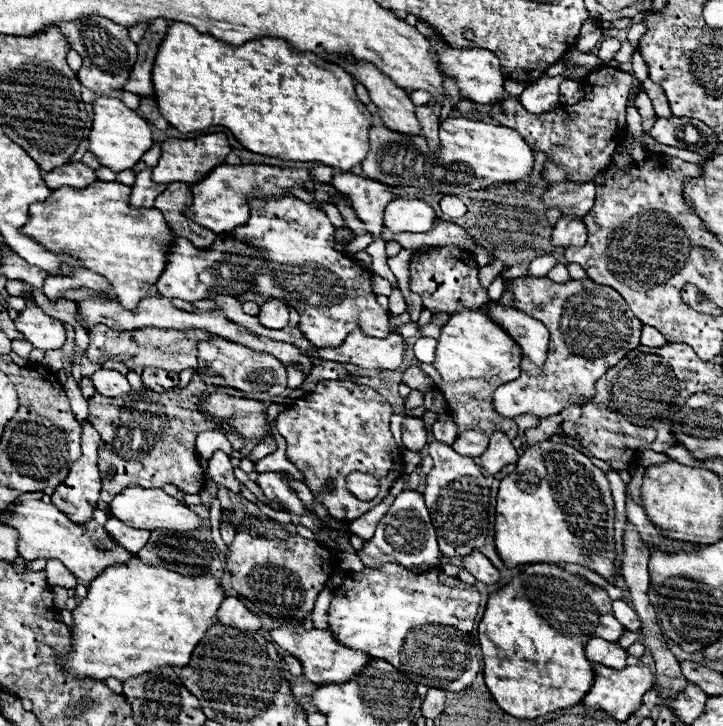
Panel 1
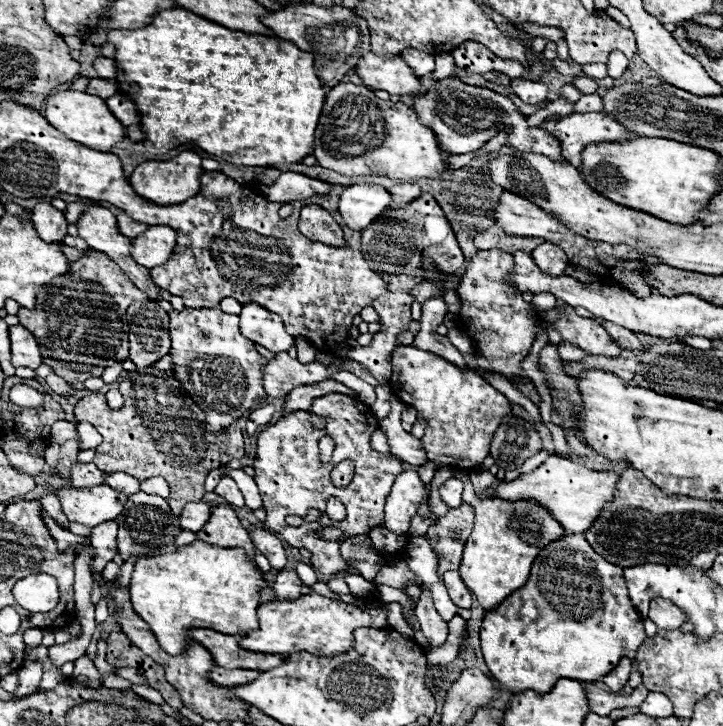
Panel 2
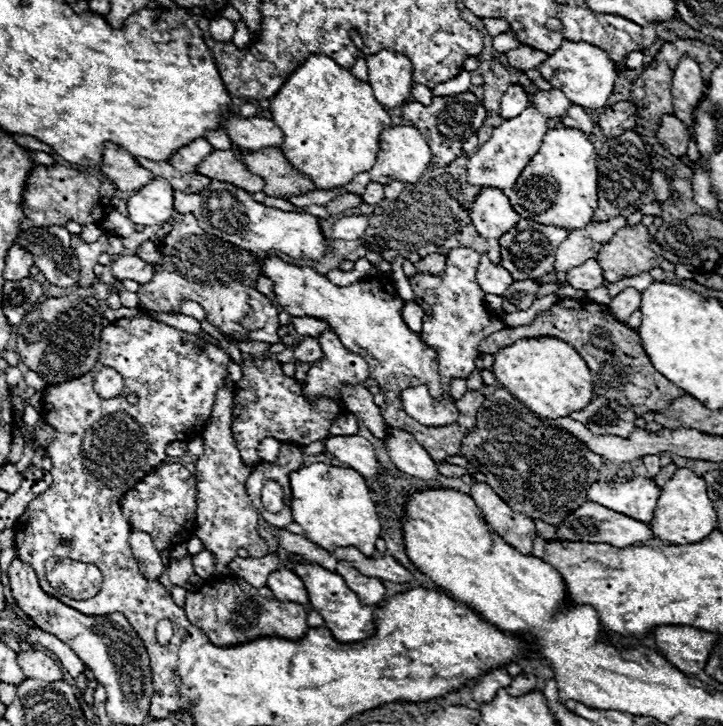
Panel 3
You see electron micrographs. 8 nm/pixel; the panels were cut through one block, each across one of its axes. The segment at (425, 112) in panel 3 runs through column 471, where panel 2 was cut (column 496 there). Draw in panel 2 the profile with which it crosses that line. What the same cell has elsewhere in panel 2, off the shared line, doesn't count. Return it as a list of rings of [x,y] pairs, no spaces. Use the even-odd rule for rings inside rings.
[[[454,76],[442,78],[442,80],[438,80],[434,90],[428,90],[426,94],[416,96],[412,108],[416,110],[422,124],[430,126],[436,132],[436,136],[442,144],[442,150],[446,150],[448,154],[474,152],[484,142],[498,136],[498,132],[510,130],[508,140],[514,146],[514,152],[546,154],[548,158],[564,162],[564,156],[560,152],[560,142],[546,128],[528,126],[526,116],[522,112],[518,112],[516,104],[508,96],[502,96],[494,90],[464,84]]]

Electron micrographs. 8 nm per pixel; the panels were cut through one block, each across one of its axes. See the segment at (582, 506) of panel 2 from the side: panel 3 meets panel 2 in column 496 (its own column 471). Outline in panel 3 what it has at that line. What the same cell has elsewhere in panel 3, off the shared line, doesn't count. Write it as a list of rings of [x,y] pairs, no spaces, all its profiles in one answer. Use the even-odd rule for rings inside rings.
[[[474,482],[470,486],[470,498],[478,504],[484,520],[492,530],[506,540],[512,548],[522,554],[532,554],[532,540],[536,536],[534,520],[522,512],[514,512],[494,490],[484,482]]]

